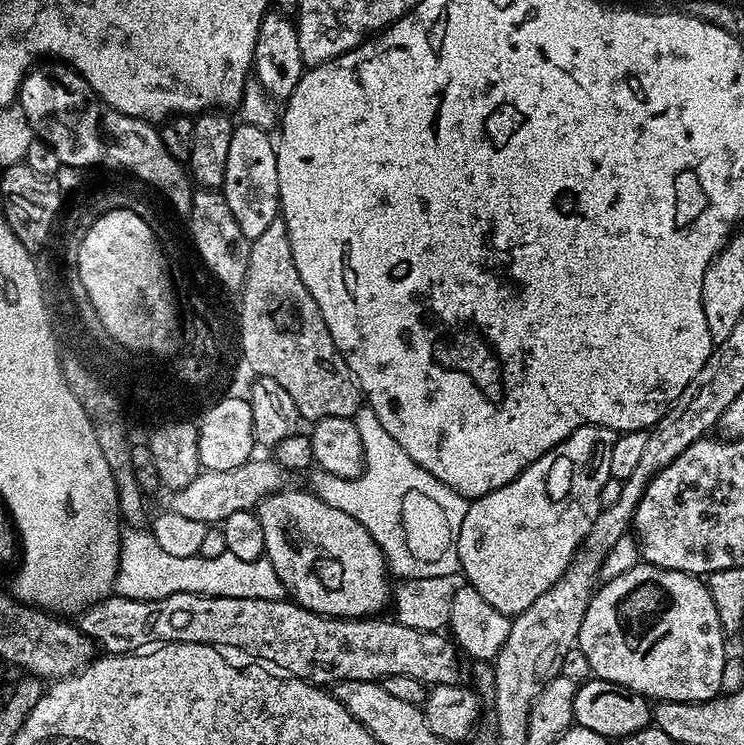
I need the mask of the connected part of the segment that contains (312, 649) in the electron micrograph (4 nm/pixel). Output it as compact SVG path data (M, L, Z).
M187 592L186 594L170 594L170 598L161 600L117 602L115 599L105 598L100 603L79 613L78 627L81 632L86 633L92 639L93 644L108 654L136 654L149 646L166 644L211 644L223 646L225 649L241 648L242 651L249 652L252 658L259 658L261 661L269 660L269 662L264 661L269 665L277 664L277 666L272 666L279 669L281 673L321 686L335 686L343 680L383 682L388 676L398 674L406 674L406 678L421 680L426 686L455 684L461 679L461 657L458 655L455 643L443 631L414 630L410 626L402 626L394 618L380 619L384 618L342 620L339 616L323 616L306 610L301 604L288 598L282 600L222 598L221 596L199 596Z

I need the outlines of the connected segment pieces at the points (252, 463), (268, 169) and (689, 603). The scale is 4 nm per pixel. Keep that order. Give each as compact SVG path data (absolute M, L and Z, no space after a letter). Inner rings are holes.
M253 458L234 470L202 470L190 486L175 489L166 504L167 511L183 514L186 518L195 518L209 526L223 525L230 514L255 509L260 501L285 487L285 469L275 459L259 460Z
M237 123L232 130L230 155L226 160L223 194L234 214L234 222L242 226L242 234L254 241L281 215L278 190L278 162L276 144L265 129L256 125Z
M641 562L635 564L630 570L626 570L626 574L618 574L618 578L610 578L609 580L603 581L597 587L596 591L593 592L592 600L589 602L586 614L582 618L580 632L576 636L576 644L582 650L582 654L586 654L587 660L590 661L592 676L597 680L620 684L623 688L629 688L638 694L647 696L649 701L652 702L673 700L674 702L701 704L707 700L714 700L717 696L721 695L722 670L724 669L726 659L724 639L726 639L726 633L720 625L718 610L714 606L714 598L710 594L707 583L701 577L691 576L678 570L666 570L653 564Z

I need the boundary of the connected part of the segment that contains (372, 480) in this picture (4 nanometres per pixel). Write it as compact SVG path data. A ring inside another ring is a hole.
M367 406L354 417L364 446L364 473L345 478L329 472L313 471L311 491L322 502L350 514L370 534L382 550L393 577L442 578L442 574L460 572L458 530L466 518L469 501L450 486L438 482L434 474L422 470L382 426L382 418Z

